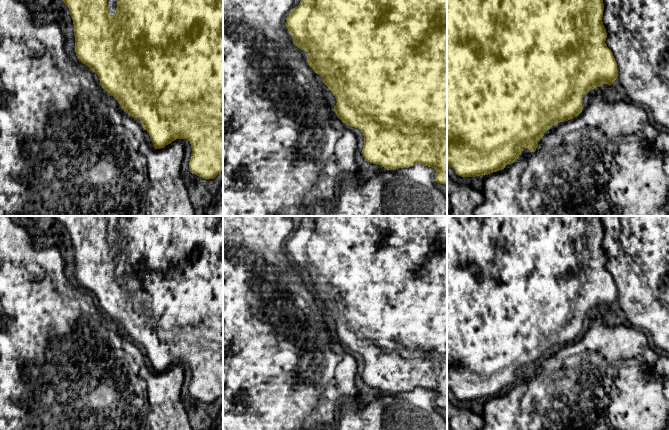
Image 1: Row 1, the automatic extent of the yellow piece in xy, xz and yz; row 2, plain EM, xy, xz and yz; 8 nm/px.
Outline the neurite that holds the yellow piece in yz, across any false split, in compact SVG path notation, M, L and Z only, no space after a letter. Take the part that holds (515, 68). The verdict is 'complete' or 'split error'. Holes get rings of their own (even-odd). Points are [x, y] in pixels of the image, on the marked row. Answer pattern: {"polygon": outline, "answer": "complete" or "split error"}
{"polygon": "M447 0L447 166L452 167L461 177L476 177L500 171L507 164L517 162L525 148L528 148L531 153L535 152L537 143L543 138L545 131L553 125L579 115L583 110L583 98L591 89L601 87L603 84L610 86L613 83L618 77L618 70L613 53L605 43L607 33L602 22L603 10L603 0Z", "answer": "complete"}

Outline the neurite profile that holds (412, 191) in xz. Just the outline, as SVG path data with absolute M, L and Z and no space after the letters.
M416 164L387 170L364 182L345 177L339 199L332 206L312 203L308 216L447 216L447 198L436 187L435 174L434 168Z

